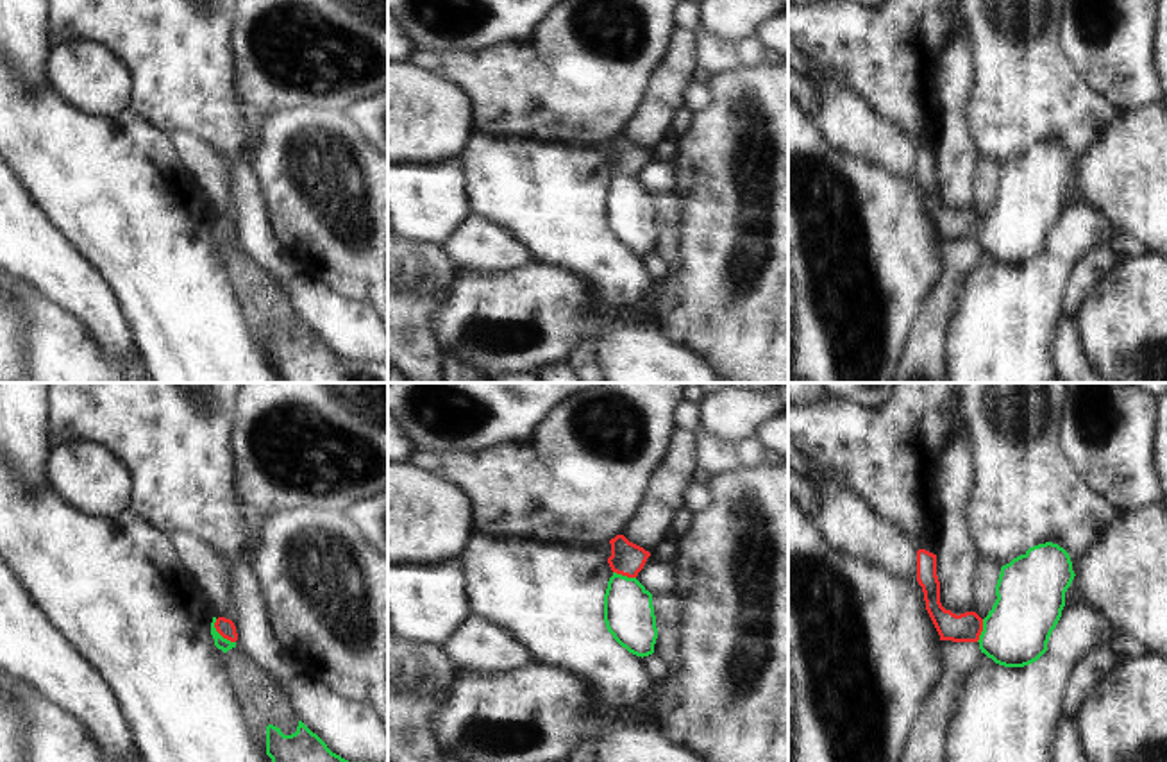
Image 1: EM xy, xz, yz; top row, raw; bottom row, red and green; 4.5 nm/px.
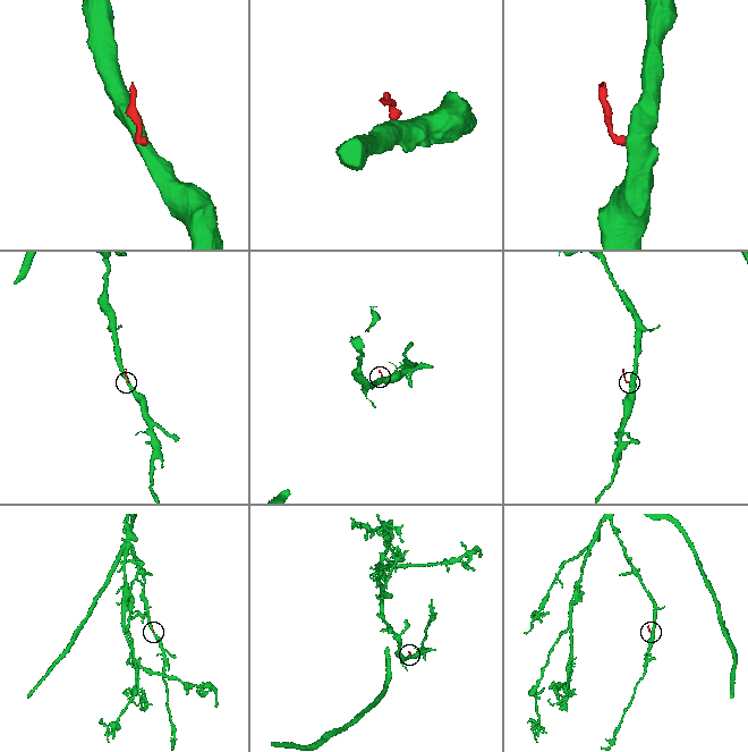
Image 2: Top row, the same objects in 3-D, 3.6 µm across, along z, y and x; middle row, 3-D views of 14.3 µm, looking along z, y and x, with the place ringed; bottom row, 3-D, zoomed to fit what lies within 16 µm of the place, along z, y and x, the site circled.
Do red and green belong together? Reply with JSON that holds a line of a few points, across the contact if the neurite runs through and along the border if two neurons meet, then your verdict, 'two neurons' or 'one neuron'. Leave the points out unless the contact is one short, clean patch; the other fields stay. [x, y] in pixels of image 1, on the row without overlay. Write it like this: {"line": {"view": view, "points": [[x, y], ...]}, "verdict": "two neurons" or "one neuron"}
{"line": {"view": "xy", "points": [[215, 219], [215, 228], [235, 242]]}, "verdict": "two neurons"}

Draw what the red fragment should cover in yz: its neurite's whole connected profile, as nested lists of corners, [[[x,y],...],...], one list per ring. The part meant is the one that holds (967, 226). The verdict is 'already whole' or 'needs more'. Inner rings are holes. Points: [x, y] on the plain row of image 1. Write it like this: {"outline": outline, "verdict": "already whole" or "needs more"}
{"outline": [[[917,150],[917,181],[922,186],[926,209],[940,234],[940,240],[978,241],[983,218],[976,211],[953,213],[940,202],[940,181],[936,175],[936,154]]], "verdict": "already whole"}

